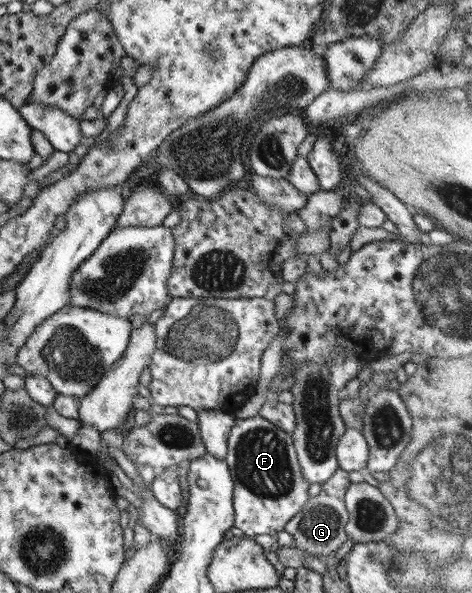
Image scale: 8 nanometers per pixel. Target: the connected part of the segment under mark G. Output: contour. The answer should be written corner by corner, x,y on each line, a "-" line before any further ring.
338,468
332,477
320,485
319,493
309,497
303,507
286,522
283,531
292,535
295,548
308,551
323,559
333,554
334,550
346,541
344,526
347,524
347,510
343,494
350,484
347,473

